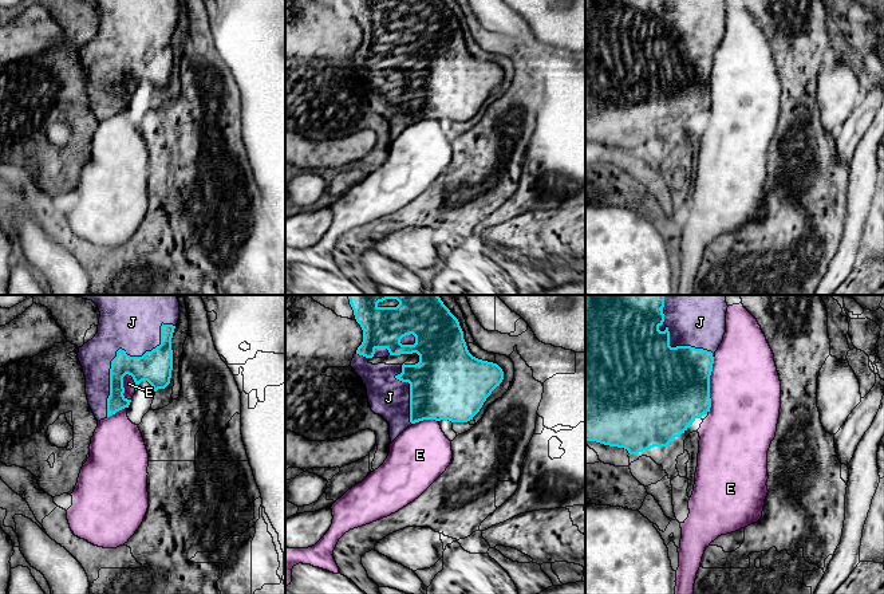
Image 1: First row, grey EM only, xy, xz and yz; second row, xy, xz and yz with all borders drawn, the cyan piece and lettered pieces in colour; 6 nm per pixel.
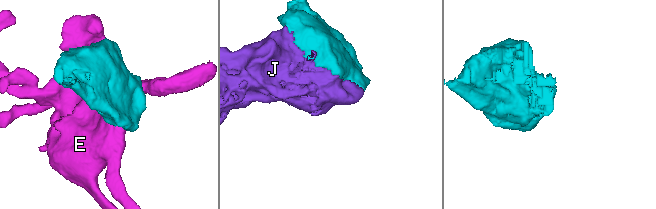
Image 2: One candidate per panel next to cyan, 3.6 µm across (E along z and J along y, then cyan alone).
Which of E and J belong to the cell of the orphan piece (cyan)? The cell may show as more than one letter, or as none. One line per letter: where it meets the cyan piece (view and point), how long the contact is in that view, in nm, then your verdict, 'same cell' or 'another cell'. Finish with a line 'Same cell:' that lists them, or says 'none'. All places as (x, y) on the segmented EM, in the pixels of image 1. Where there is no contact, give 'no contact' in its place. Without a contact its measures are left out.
E: contact yz (709, 385); length 340 nm; another cell
J: contact xy (121, 349); length 700 nm; same cell
Same cell: J

